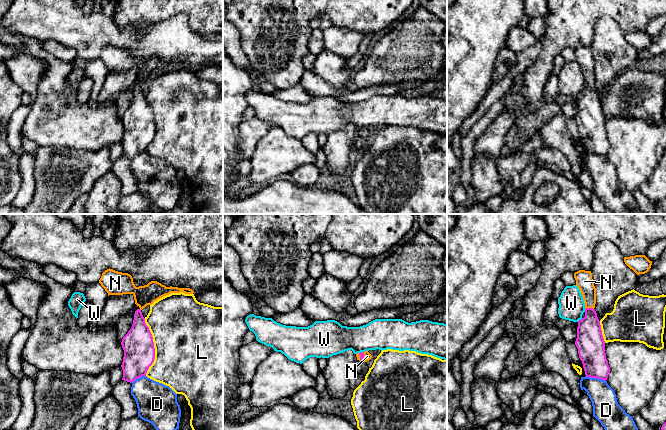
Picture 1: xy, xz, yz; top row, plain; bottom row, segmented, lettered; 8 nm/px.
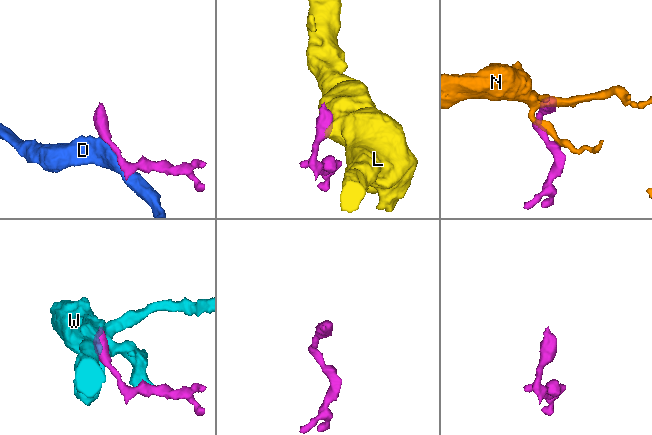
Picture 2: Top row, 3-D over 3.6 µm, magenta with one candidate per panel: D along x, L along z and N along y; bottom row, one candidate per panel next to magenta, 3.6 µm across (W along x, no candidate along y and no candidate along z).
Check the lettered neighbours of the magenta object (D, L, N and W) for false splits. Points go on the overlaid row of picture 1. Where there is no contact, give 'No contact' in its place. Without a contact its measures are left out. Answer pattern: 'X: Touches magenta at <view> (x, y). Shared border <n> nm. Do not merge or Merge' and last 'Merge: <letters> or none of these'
D: Touches magenta at yz (596, 377). Shared border 170 nm. Do not merge
L: Touches magenta at xy (153, 347). Shared border 460 nm. Do not merge
N: Touches magenta at yz (589, 308). Shared border 70 nm. Merge
W: Touches magenta at yz (579, 320). Shared border 50 nm. Do not merge
Merge: N

